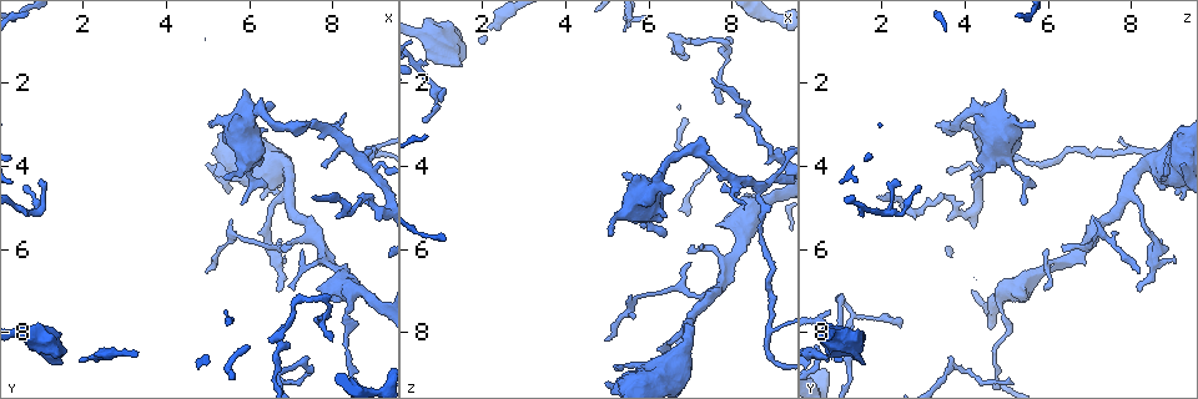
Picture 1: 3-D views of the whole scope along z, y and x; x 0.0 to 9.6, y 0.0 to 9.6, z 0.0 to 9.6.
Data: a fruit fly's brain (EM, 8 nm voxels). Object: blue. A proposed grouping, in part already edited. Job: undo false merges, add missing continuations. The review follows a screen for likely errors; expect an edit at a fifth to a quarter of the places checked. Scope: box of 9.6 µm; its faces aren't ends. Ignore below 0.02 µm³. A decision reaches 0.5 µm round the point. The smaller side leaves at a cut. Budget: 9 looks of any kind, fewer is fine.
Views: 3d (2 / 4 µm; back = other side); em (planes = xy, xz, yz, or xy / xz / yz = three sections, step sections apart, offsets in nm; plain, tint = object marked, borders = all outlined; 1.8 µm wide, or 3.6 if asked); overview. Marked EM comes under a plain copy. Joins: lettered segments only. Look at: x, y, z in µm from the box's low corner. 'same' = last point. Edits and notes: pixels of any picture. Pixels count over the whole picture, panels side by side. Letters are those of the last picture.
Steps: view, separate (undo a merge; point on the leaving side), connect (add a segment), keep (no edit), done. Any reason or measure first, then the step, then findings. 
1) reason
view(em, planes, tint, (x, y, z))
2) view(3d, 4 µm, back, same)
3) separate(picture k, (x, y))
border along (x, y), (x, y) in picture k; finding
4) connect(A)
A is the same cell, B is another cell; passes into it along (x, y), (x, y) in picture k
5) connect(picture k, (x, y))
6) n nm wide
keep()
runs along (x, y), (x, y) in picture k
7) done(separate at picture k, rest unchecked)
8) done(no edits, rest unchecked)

abrupt turn
view(3d, 2 µm, (8.90, 3.60, 7.95))

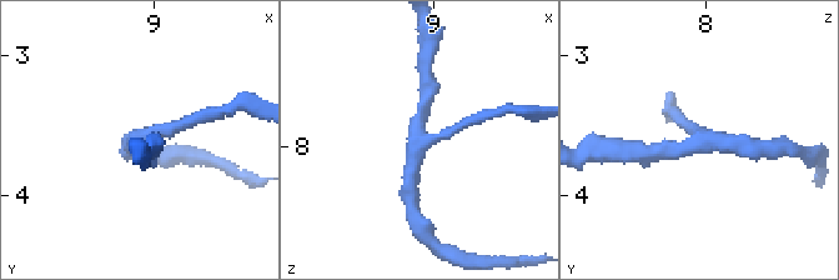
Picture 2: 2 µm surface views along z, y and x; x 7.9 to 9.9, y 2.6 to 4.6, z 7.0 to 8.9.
shape alone is not enough
view(em, planes, borders, (8.92, 3.62, 7.96))

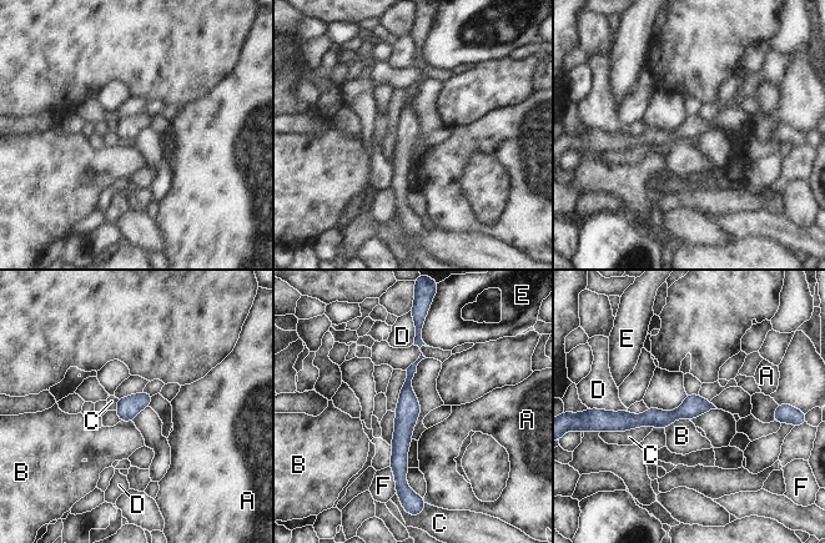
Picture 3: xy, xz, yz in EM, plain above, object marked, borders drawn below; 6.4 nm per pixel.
140 nm wide
keep()
A, B, C, D, E and F are other cells; one neuron here

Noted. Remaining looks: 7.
sudden change in width
view(em, xy, step 16, tint, (8.70, 3.80, 4.55))

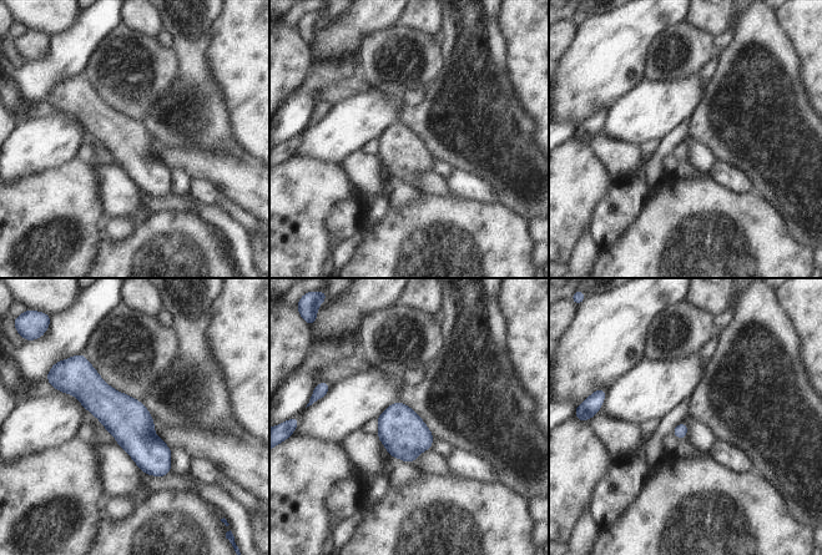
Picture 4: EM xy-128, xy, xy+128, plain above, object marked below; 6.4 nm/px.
cut it another way
view(em, planes, borders, same)

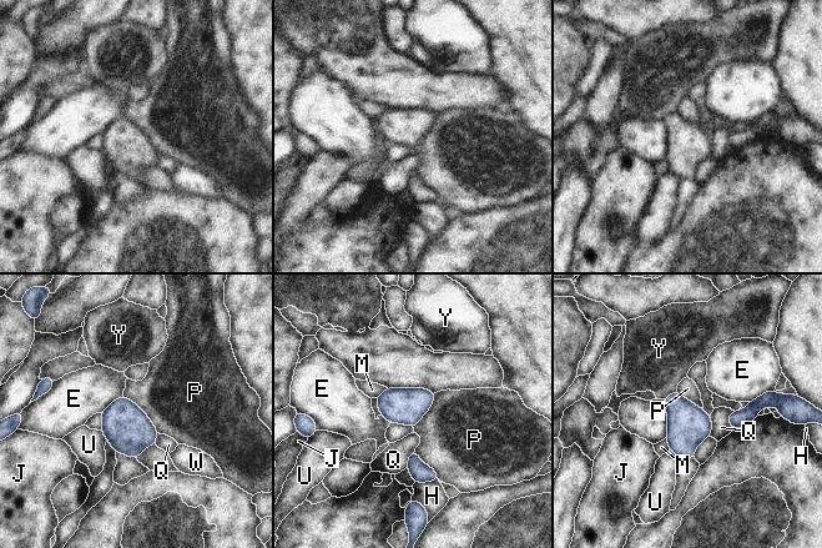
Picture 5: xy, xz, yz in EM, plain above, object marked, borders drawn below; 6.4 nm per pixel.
240 nm wide
keep()
E, H, J, M, P, Q, U, W and Y are other cells; border along (124, 396), (146, 415), (159, 432) in picture 5; one neuron here

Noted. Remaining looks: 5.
an open end
view(3d, 2 µm, (6.95, 5.90, 6.30))

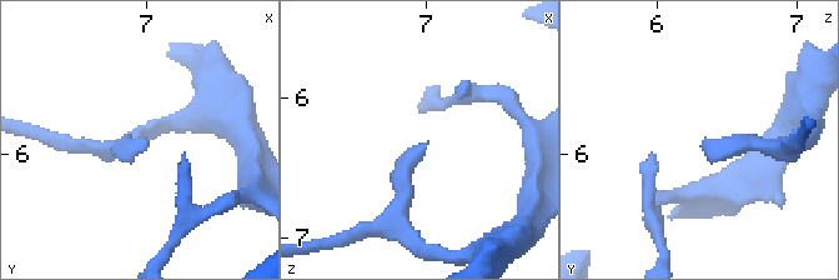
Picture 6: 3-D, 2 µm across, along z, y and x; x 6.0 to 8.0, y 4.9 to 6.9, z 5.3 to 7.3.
now the EM
view(em, xz, step 8, tint, (7.00, 5.98, 6.32))

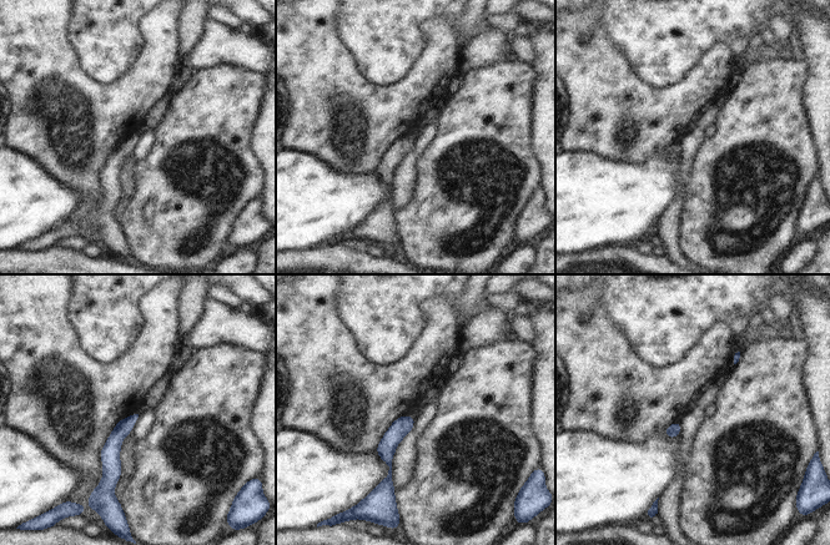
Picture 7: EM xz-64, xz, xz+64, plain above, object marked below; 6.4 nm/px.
view(em, planes, borders, same)

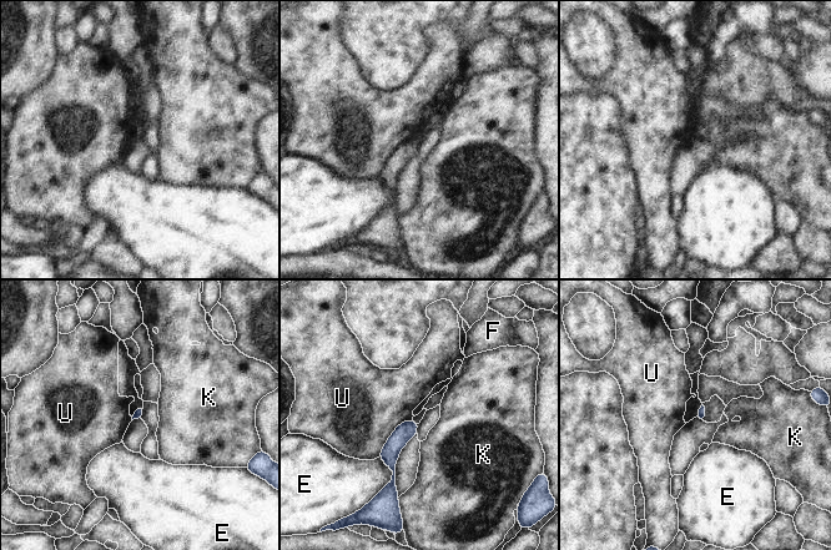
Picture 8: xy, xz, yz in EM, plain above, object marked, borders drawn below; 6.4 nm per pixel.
U touches over 340 nm
keep()
E, F, K and U are other cells; border along (412, 418), (397, 427), (377, 457) in picture 8; no lettered segment goes on from it

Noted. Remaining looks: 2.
abrupt turn
view(em, yz, step 8, borders, (6.65, 8.05, 0.90))

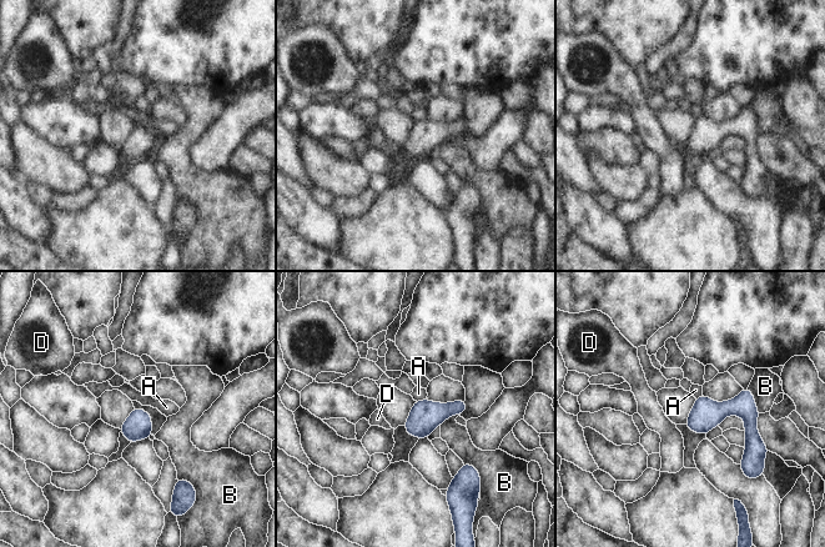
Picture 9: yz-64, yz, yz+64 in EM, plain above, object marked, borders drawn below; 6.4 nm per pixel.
another direction
view(em, planes, borders, same)

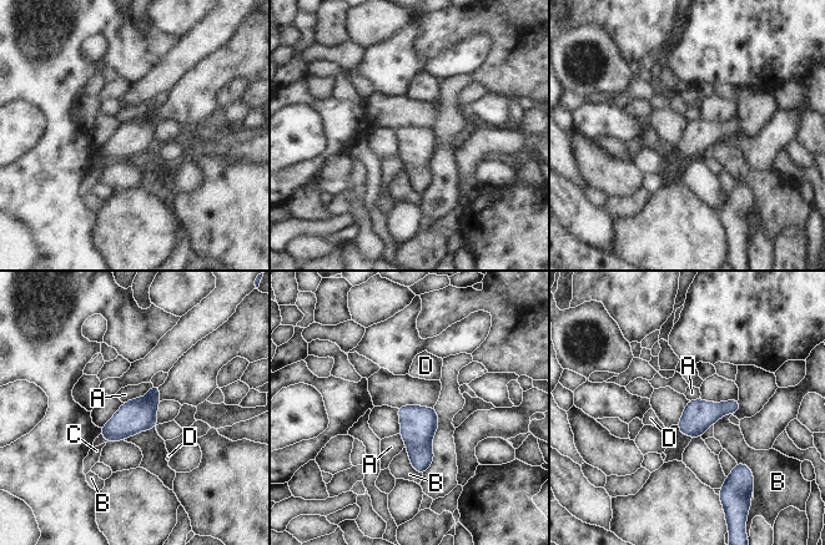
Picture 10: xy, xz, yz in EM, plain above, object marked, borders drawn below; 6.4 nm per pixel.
keep()
A, B, C and D are other cells; border along (141, 397), (135, 397), (124, 403) in picture 10; all the same neuron

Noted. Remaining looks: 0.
done(no edits, rest unchecked)

